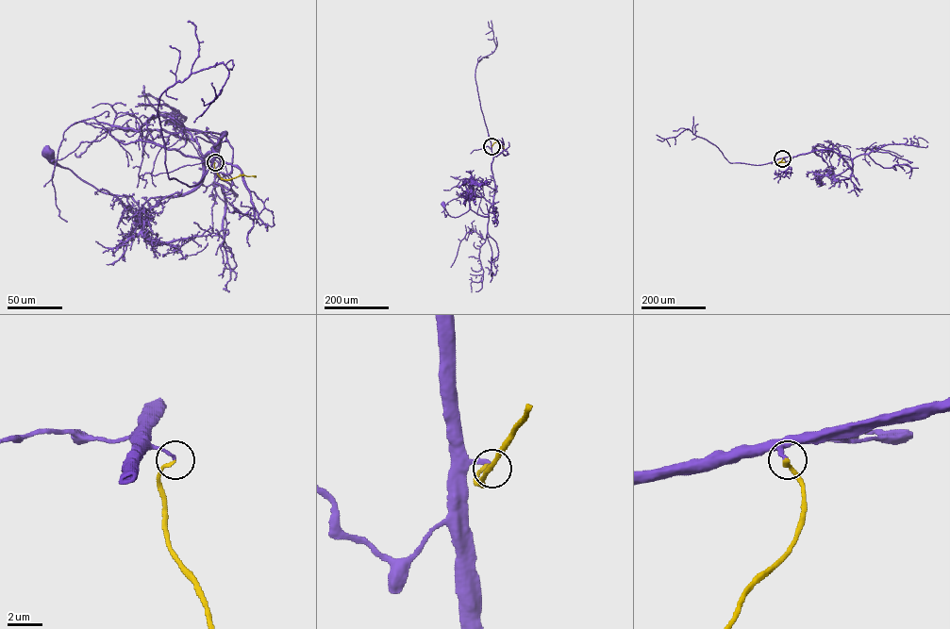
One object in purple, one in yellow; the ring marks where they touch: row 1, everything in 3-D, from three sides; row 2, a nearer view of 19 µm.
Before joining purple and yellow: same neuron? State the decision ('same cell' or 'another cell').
same cell

